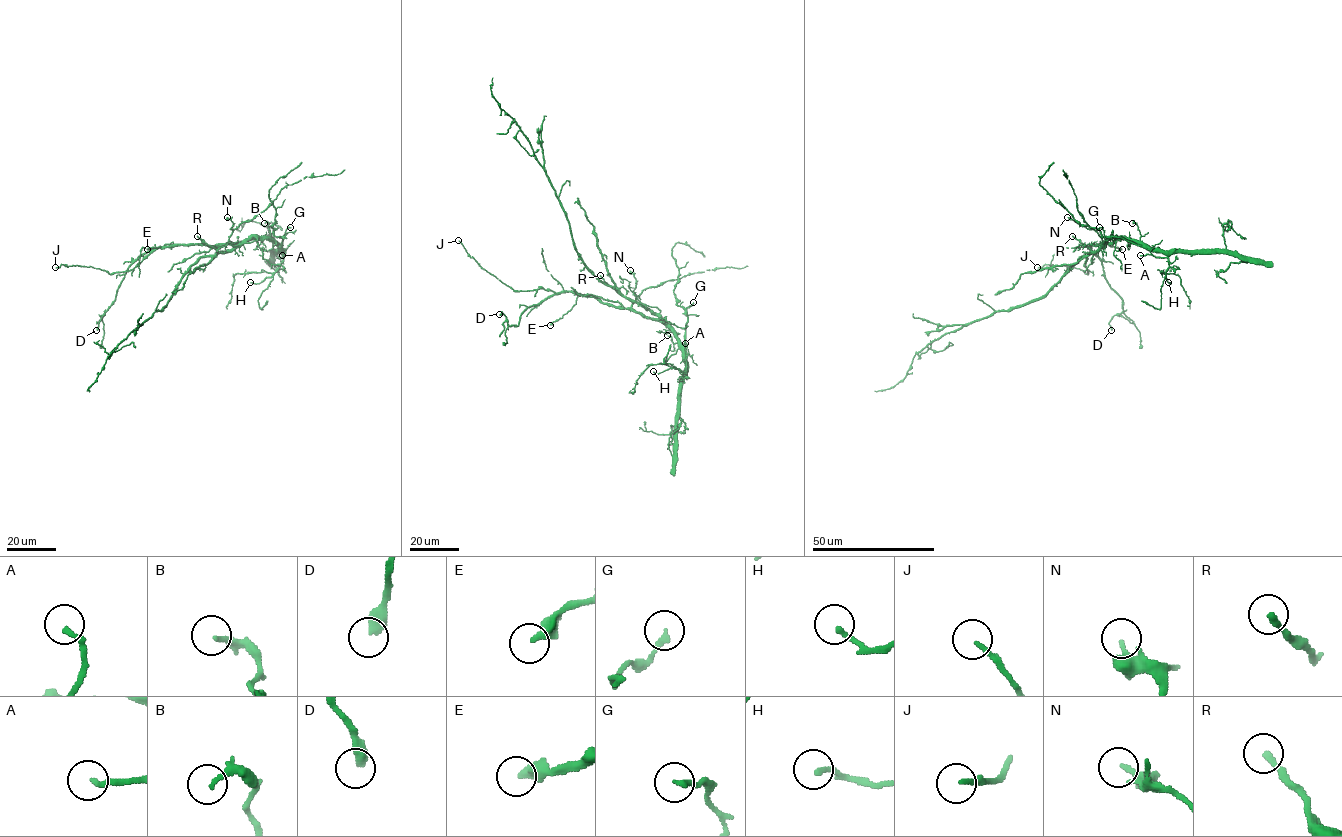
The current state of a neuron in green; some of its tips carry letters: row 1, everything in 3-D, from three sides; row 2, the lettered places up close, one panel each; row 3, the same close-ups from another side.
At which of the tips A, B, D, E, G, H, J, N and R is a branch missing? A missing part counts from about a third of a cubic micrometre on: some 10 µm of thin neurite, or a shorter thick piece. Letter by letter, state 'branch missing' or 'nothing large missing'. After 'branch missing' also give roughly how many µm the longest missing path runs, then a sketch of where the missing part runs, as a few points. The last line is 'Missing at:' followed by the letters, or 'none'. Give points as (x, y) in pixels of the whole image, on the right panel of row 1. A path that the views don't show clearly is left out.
A: nothing large missing
B: nothing large missing
D: nothing large missing
E: nothing large missing
G: nothing large missing
H: nothing large missing
J: nothing large missing
N: nothing large missing
R: branch missing; missing 30 µm
Missing at: R

